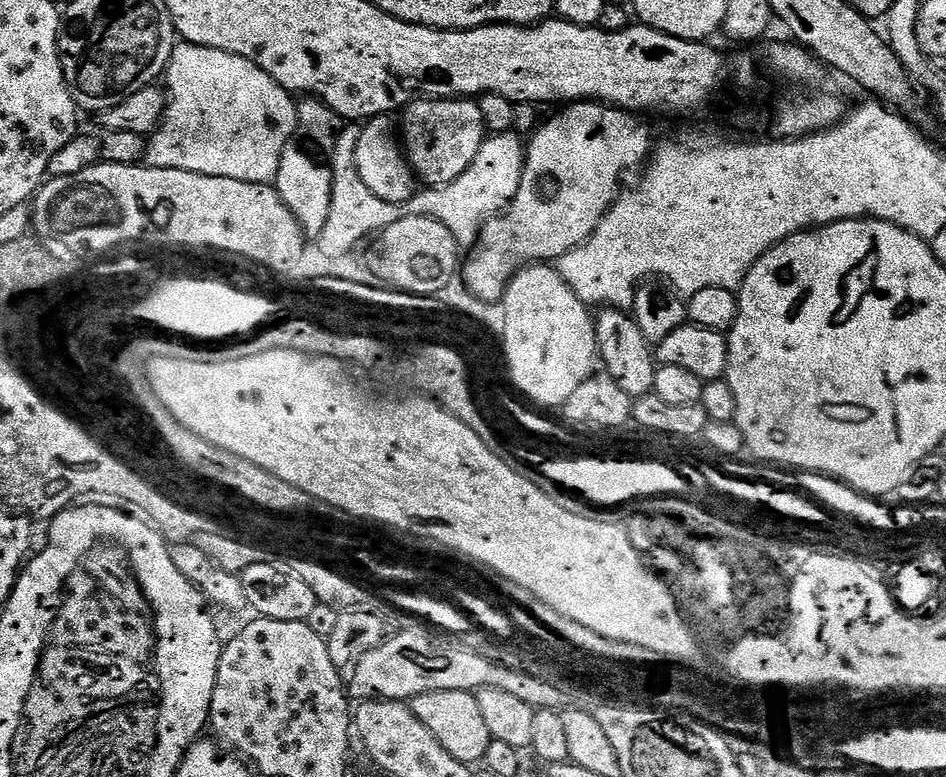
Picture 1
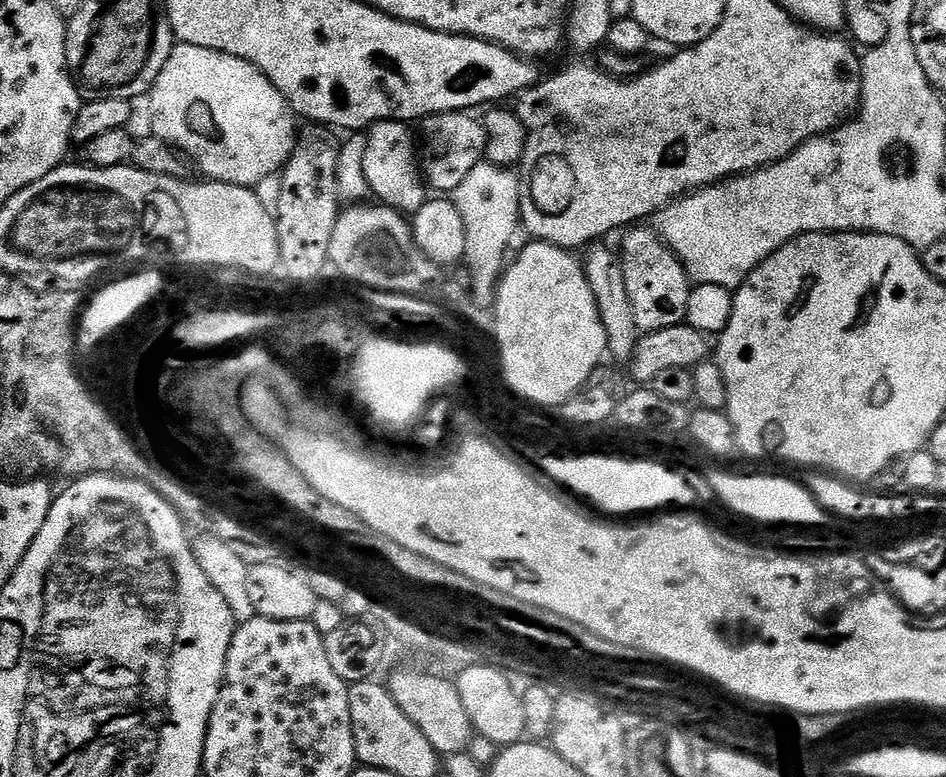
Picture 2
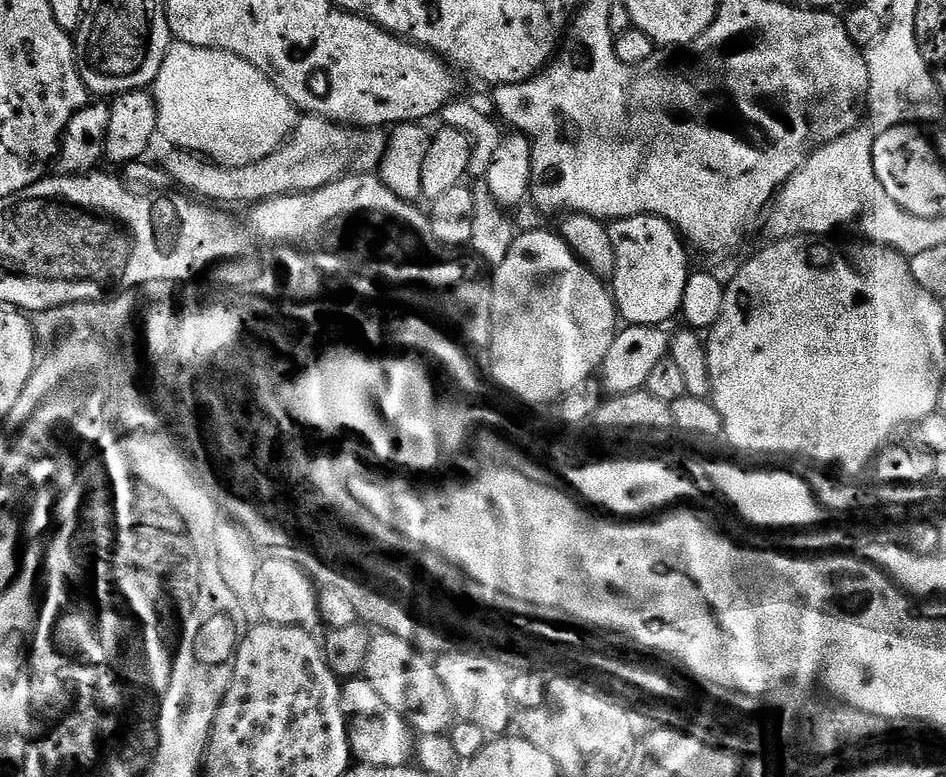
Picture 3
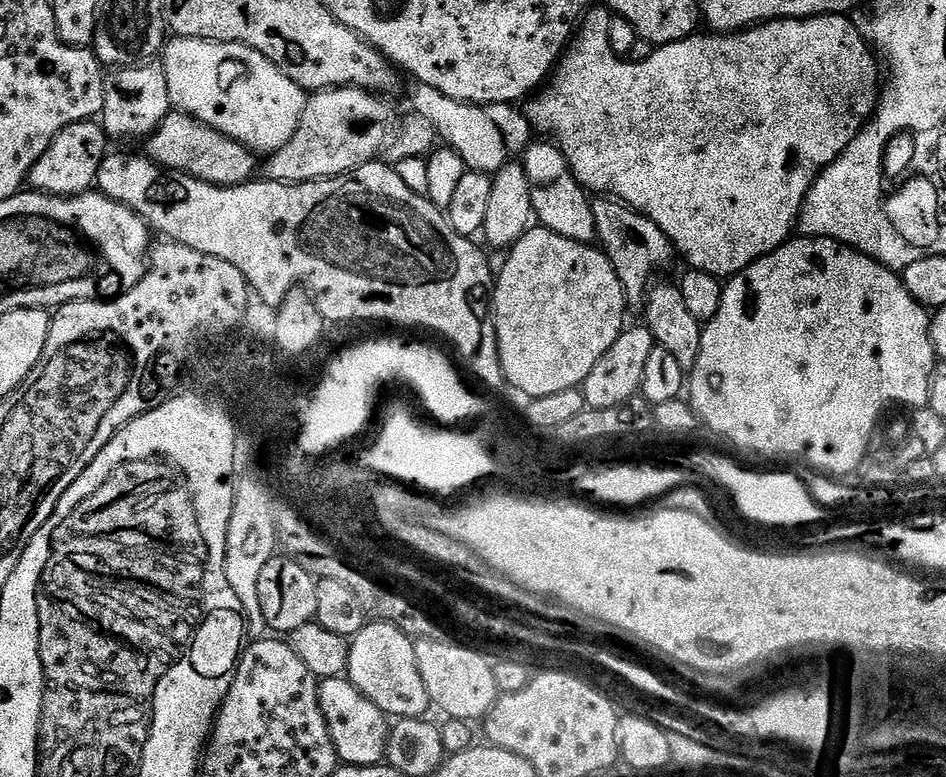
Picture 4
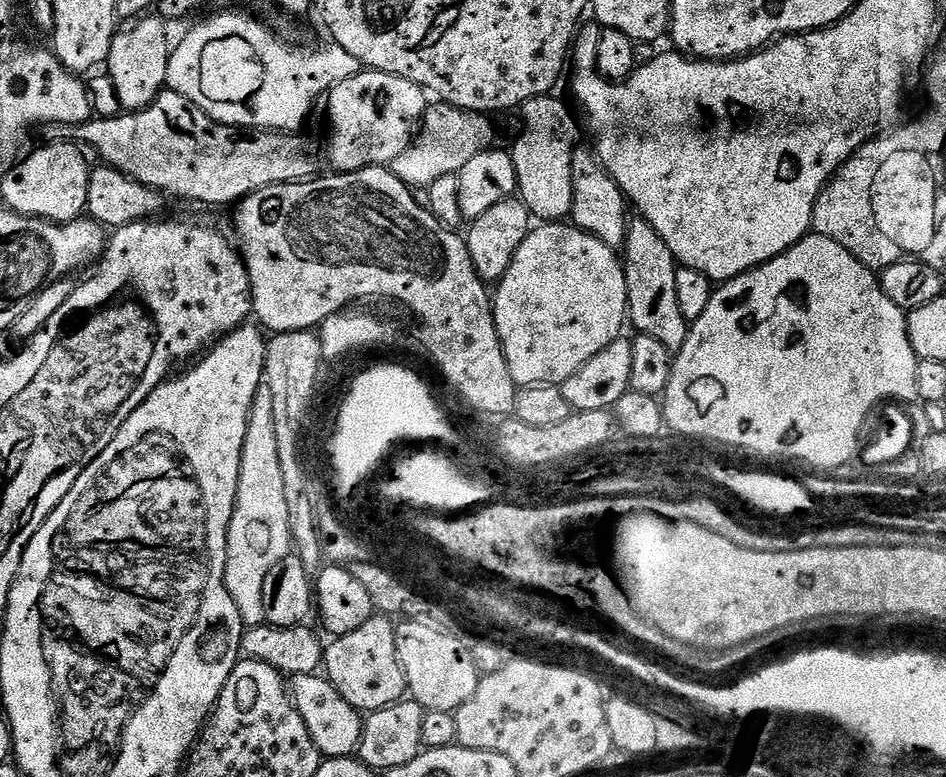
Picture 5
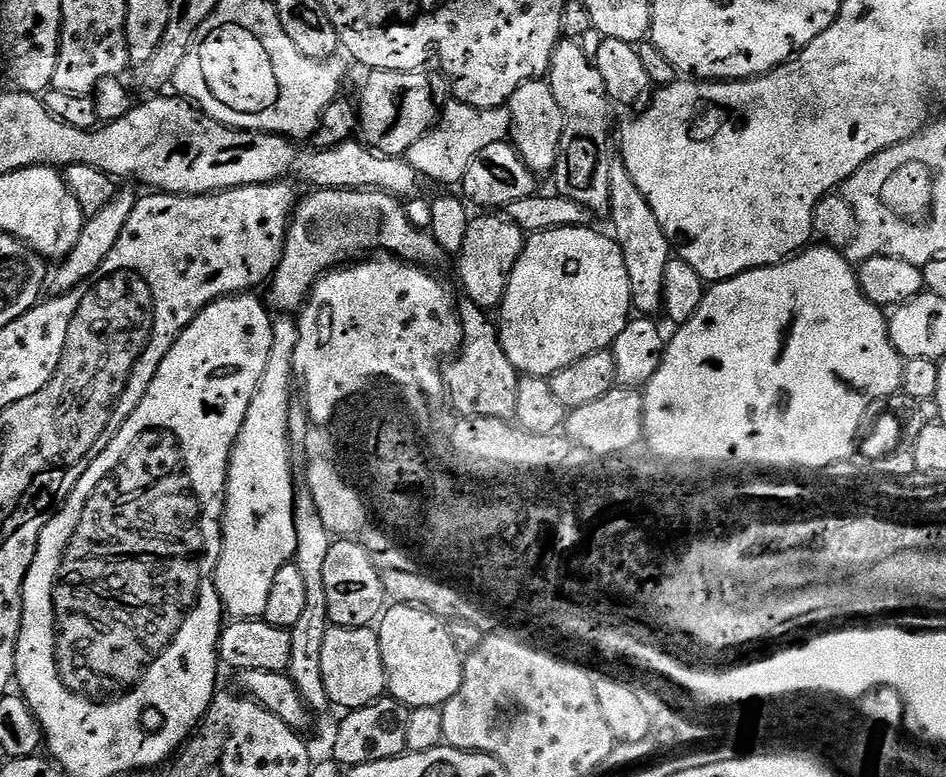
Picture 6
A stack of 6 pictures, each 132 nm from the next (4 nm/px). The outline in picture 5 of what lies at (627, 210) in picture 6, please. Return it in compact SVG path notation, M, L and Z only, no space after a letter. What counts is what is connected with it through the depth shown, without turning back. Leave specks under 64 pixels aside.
M642 218L628 221L628 234L624 238L622 263L628 287L628 320L639 335L655 338L662 342L666 350L673 354L682 350L688 337L690 322L678 307L678 282L676 281L676 259L672 257L670 246Z

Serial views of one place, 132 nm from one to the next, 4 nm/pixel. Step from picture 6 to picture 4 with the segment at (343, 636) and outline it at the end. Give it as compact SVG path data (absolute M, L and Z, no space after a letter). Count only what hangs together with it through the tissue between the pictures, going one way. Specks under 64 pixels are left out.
M368 622L357 636L351 637L346 676L364 697L374 702L374 706L381 708L385 714L397 712L395 715L401 720L427 717L428 708L433 707L426 682L422 682L422 674L418 674L413 637L407 636L393 624Z

